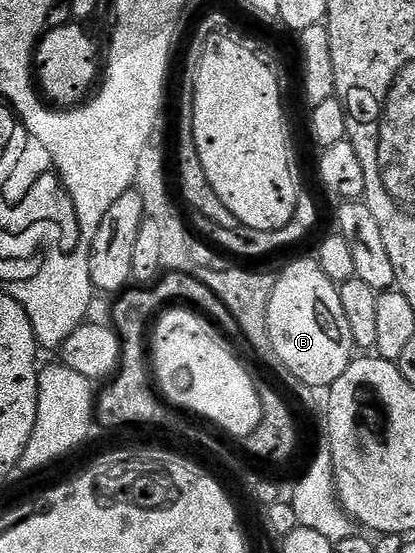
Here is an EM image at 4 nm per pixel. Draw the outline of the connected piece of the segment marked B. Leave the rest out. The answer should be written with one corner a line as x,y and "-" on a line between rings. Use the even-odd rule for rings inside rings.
314,257
288,264
282,276
275,278
272,301
268,305
270,351
304,385
328,389
356,358
352,329
338,288
339,284
330,280

